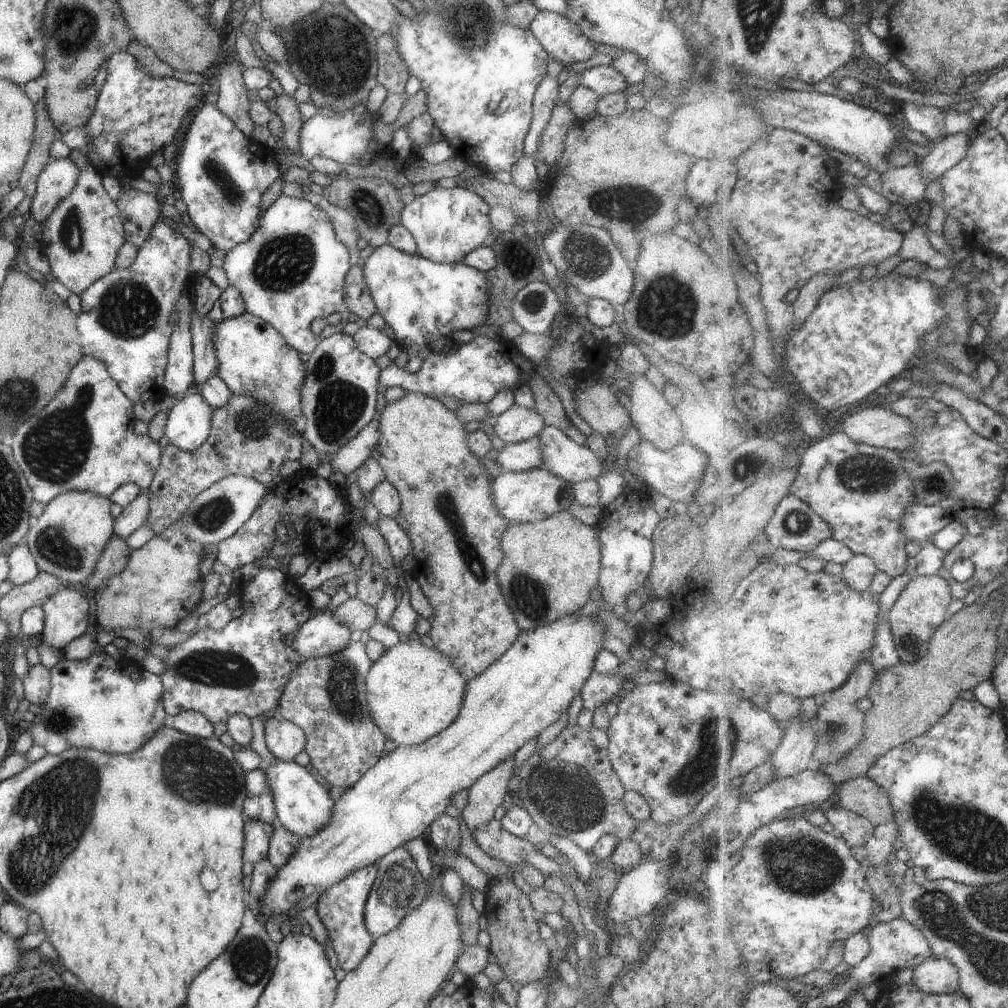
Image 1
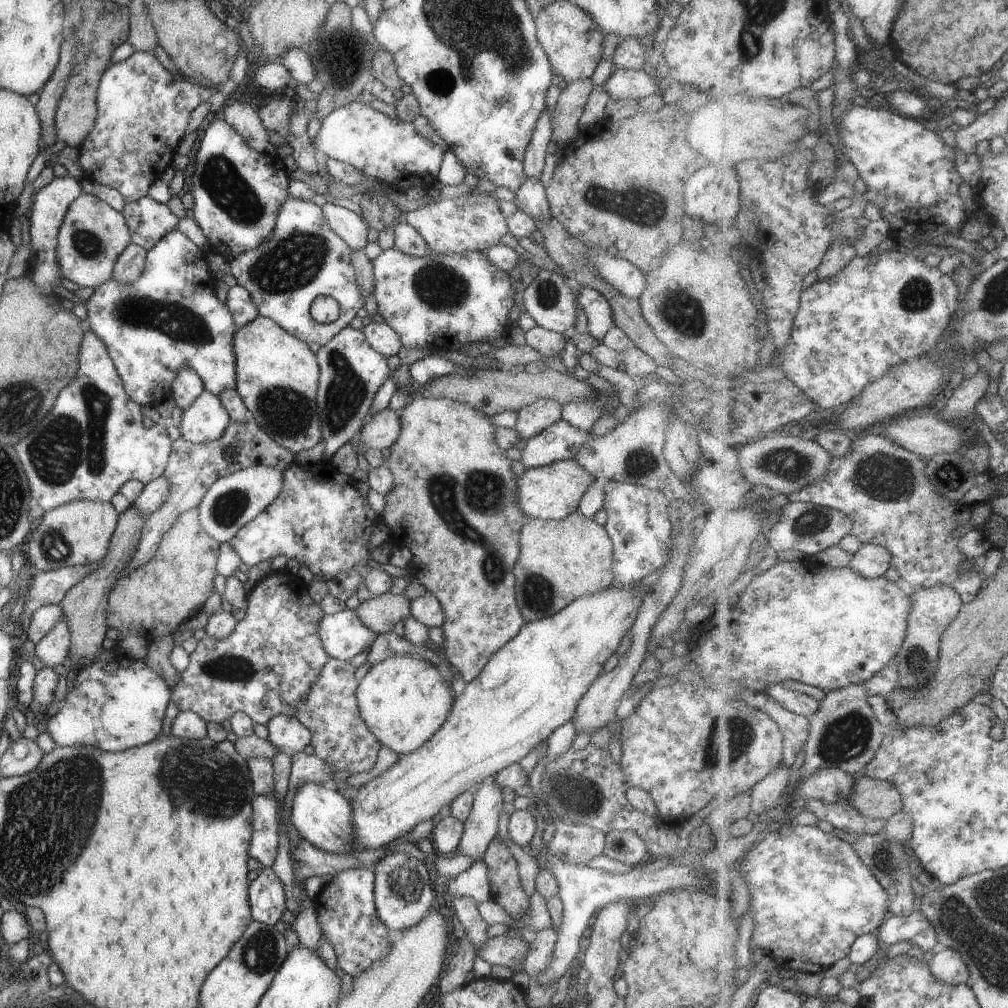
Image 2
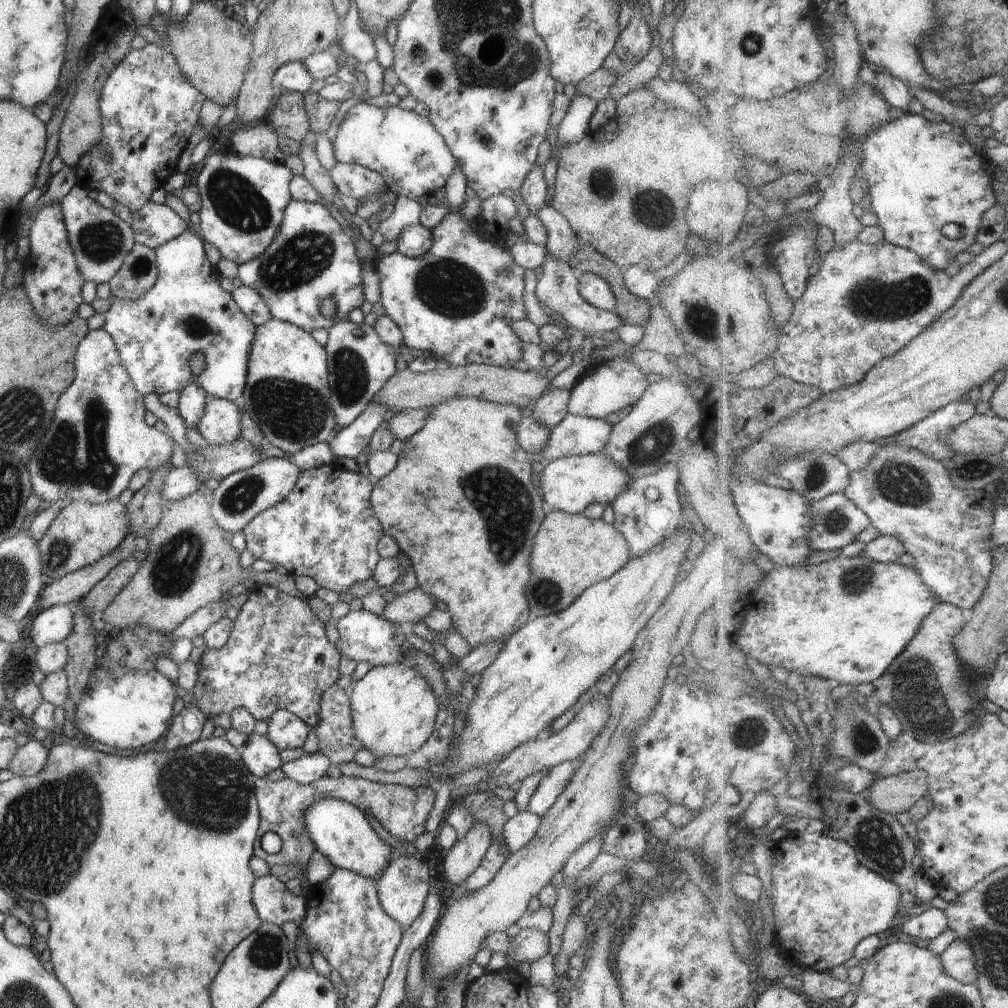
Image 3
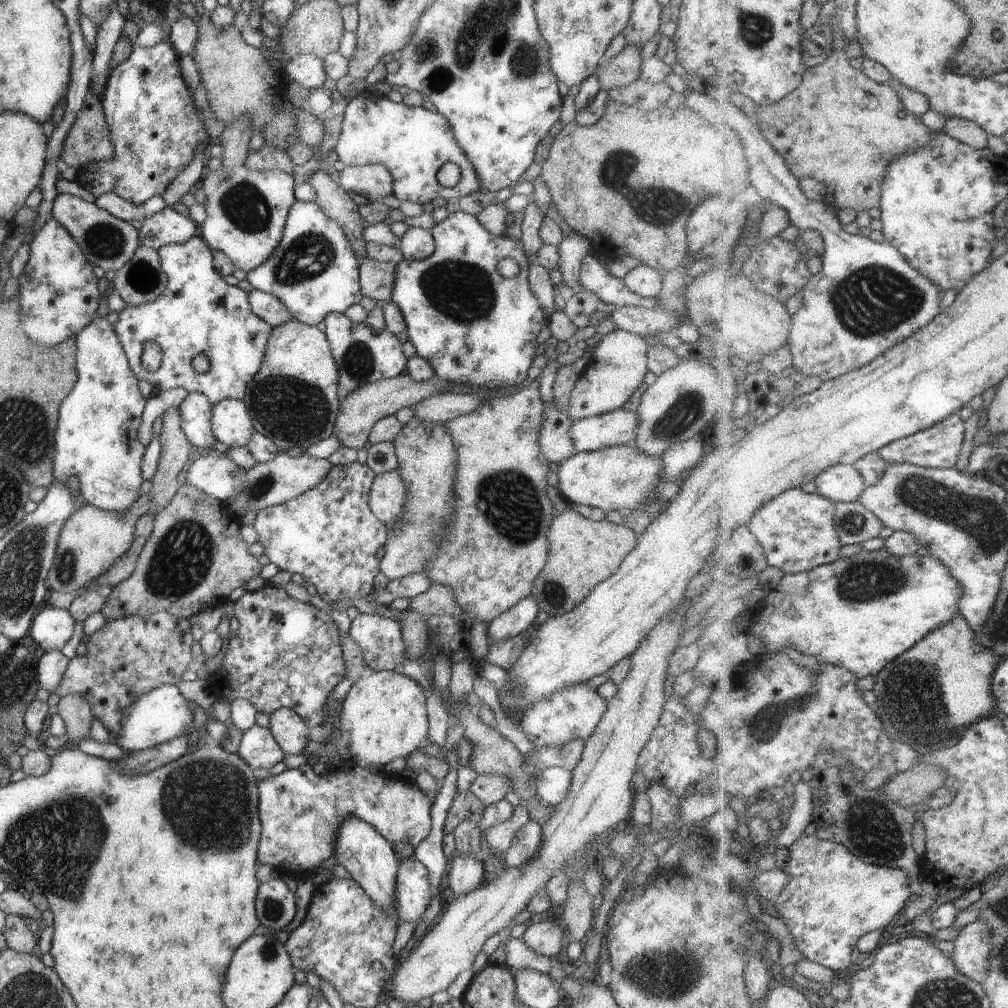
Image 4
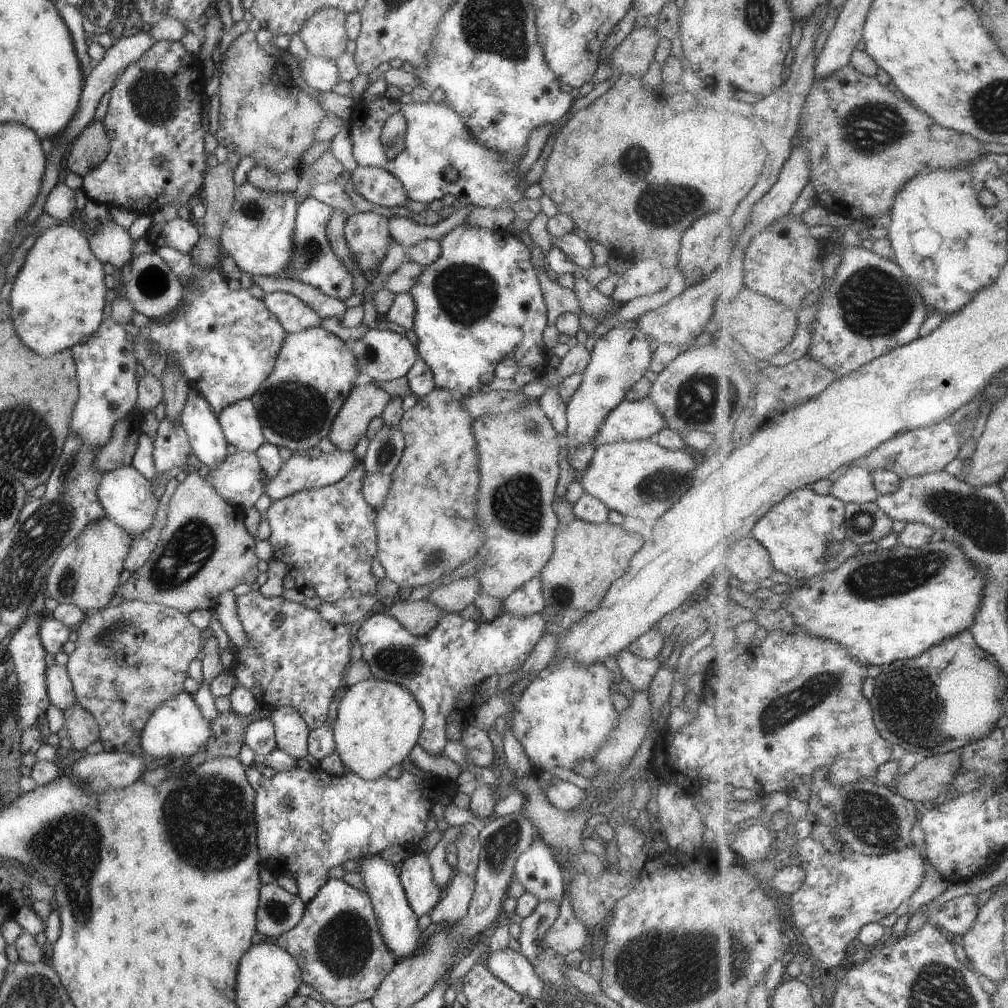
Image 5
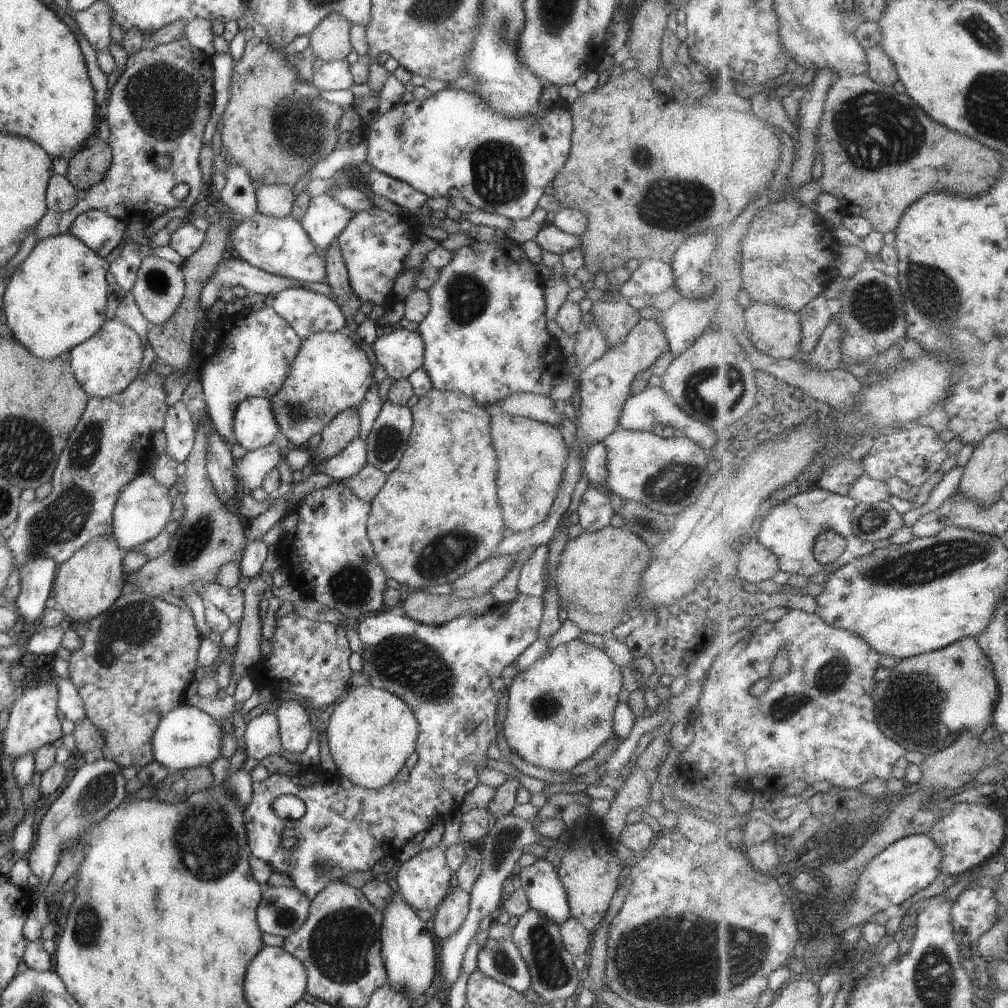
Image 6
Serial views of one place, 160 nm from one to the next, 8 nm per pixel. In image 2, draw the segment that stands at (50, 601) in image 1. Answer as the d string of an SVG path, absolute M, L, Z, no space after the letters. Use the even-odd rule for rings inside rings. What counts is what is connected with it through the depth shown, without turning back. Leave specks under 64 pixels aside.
M62 614L62 619L39 640L34 643L34 655L47 667L61 664L67 656L70 643L69 629Z

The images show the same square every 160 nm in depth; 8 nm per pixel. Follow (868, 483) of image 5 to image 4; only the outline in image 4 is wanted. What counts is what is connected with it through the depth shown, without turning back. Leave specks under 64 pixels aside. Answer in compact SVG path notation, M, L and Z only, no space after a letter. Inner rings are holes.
M835 464L815 478L818 495L833 503L851 503L859 501L867 488L863 476L853 465Z

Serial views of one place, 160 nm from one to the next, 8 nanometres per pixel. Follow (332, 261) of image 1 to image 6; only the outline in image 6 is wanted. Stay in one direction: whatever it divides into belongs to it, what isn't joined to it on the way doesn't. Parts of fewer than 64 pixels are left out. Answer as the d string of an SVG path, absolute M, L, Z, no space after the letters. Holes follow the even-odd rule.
M321 193L310 199L304 217L298 223L305 230L318 253L328 247L353 215L354 213L348 208Z

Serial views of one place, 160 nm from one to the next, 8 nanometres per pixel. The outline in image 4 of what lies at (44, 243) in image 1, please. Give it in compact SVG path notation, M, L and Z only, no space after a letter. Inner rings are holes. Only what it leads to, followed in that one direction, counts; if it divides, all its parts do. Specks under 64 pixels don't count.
M57 194L53 200L51 212L57 223L67 230L67 233L75 240L75 244L81 248L85 260L91 266L99 267L104 272L119 271L138 246L135 223L121 221L105 210L101 210L94 203L84 202L69 194Z

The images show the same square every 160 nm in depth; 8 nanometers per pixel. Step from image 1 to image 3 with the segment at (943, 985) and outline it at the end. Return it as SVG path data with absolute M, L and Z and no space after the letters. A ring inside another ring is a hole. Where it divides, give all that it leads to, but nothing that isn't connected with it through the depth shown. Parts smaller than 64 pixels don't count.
M963 939L955 940L941 954L949 976L966 985L976 985L979 973L971 945Z

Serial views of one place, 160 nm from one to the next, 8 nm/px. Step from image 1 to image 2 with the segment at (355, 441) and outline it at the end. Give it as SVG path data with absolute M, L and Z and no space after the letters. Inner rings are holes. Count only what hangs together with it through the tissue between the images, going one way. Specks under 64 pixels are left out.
M389 407L384 408L365 422L359 432L359 453L363 454L367 449L389 449L400 433L399 414Z

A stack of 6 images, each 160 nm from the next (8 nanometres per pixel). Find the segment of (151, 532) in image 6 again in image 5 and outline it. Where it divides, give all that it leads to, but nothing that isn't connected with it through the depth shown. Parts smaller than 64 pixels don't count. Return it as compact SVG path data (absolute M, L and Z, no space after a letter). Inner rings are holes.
M123 465L108 472L105 471L100 476L96 490L97 498L111 520L128 532L131 538L143 533L153 522L158 498L152 493L151 485L152 482L131 465Z

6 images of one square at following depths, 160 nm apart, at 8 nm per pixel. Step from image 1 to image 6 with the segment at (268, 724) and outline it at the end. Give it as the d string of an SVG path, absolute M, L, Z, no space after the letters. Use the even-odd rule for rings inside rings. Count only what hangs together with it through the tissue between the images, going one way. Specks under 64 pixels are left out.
M285 699L275 710L282 750L300 753L313 736L306 710L297 701Z

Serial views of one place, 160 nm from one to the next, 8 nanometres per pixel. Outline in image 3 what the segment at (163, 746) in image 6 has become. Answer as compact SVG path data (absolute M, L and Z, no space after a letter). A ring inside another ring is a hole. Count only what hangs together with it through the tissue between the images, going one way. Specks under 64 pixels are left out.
M96 666L93 684L86 685L86 691L81 700L75 705L75 726L87 738L101 744L133 750L144 744L153 743L172 722L173 700L178 694L174 684L157 671L145 674L130 673L112 680L108 671Z

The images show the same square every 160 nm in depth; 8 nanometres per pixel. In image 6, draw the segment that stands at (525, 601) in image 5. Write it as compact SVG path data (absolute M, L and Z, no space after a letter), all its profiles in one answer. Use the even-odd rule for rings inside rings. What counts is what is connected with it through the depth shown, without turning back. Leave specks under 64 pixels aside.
M540 544L523 563L516 588L525 596L541 597L546 588L545 560L548 558L548 546Z

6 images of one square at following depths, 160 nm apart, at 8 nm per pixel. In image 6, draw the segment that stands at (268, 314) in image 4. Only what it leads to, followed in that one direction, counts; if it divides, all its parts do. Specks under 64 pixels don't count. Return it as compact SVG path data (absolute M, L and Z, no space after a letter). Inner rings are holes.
M303 287L280 290L273 296L270 306L300 339L319 331L342 330L346 321L333 299Z

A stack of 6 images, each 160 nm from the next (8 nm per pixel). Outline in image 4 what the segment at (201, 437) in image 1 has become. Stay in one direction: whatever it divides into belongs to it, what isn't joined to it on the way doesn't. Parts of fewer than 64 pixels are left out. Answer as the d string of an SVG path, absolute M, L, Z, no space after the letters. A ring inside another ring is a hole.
M241 399L219 400L211 405L209 426L213 438L229 448L245 446L254 432L251 418Z

